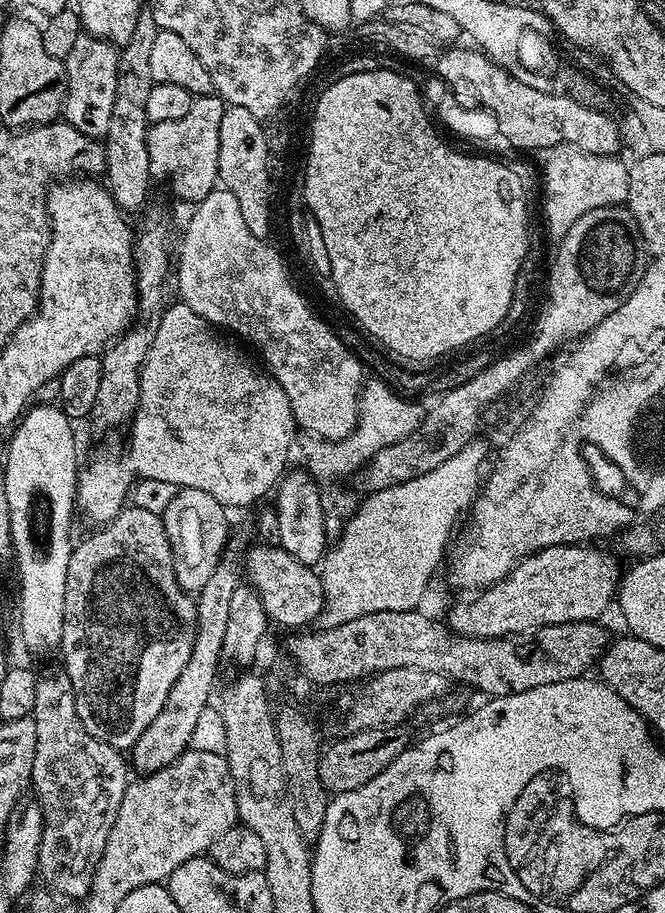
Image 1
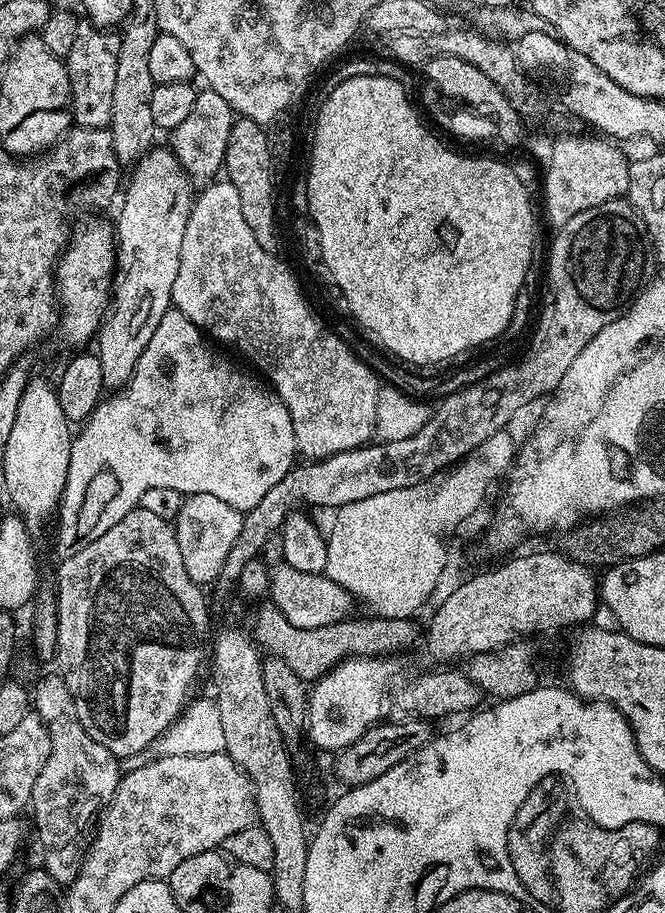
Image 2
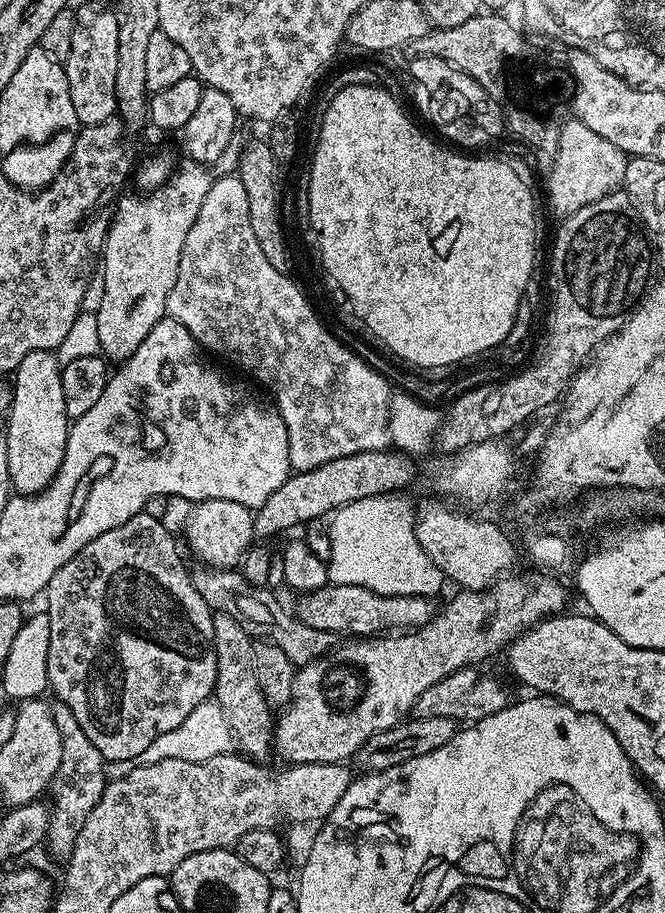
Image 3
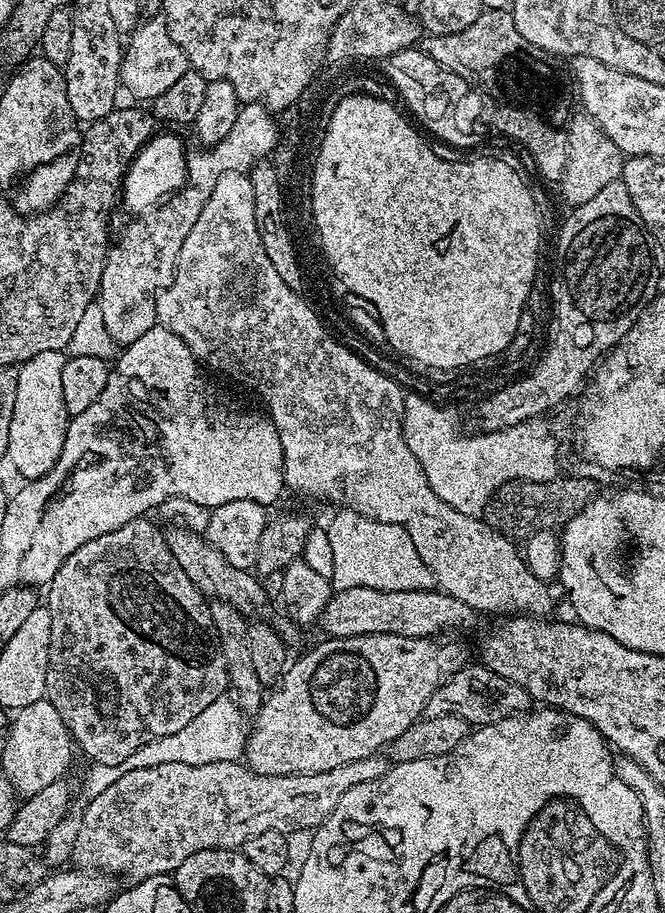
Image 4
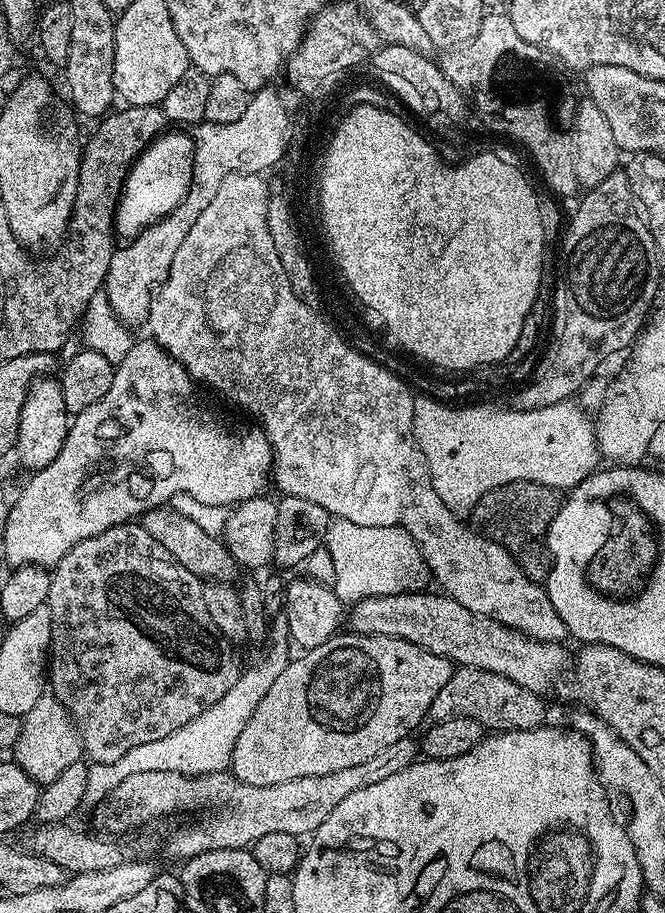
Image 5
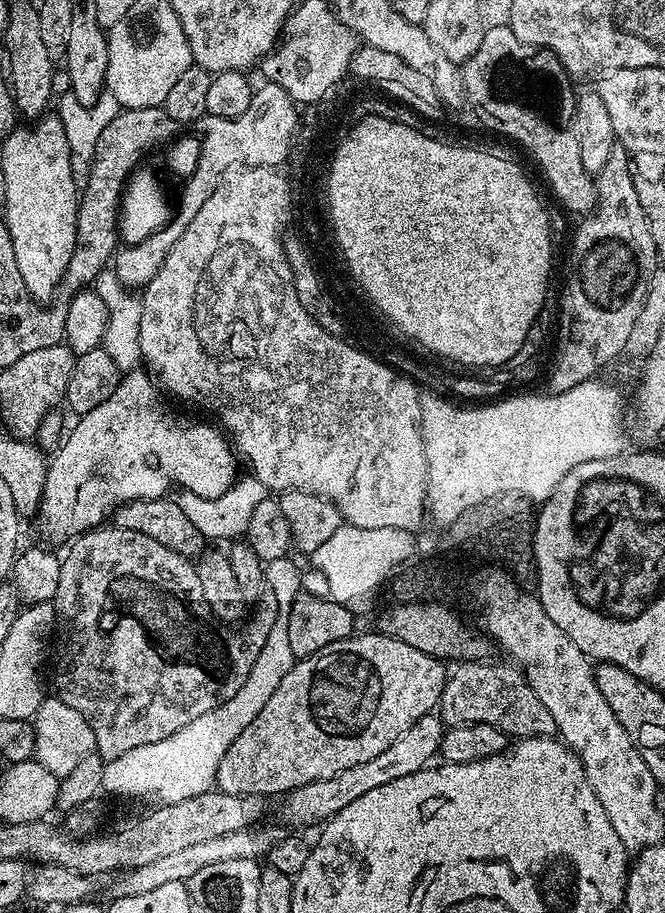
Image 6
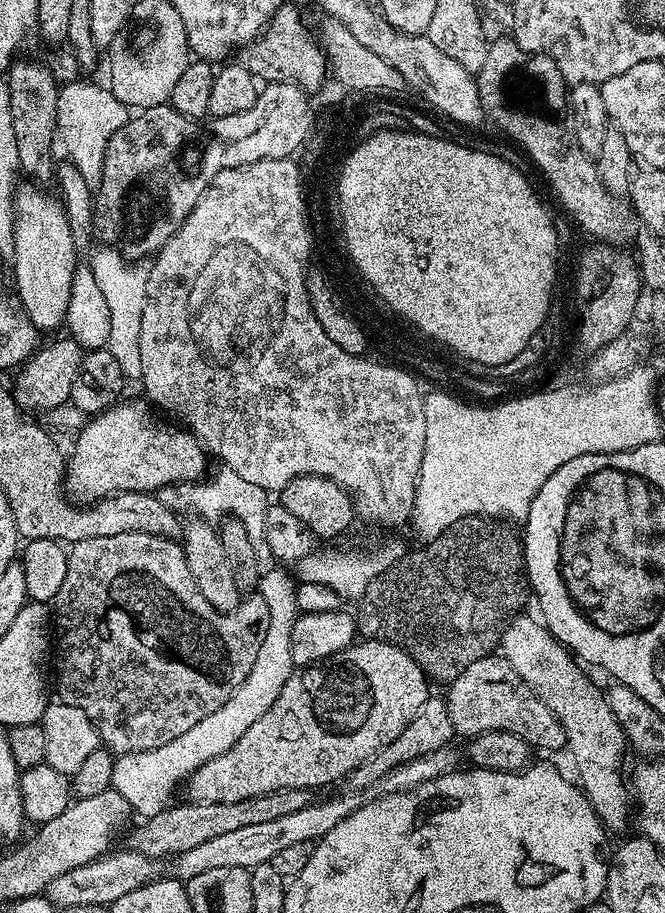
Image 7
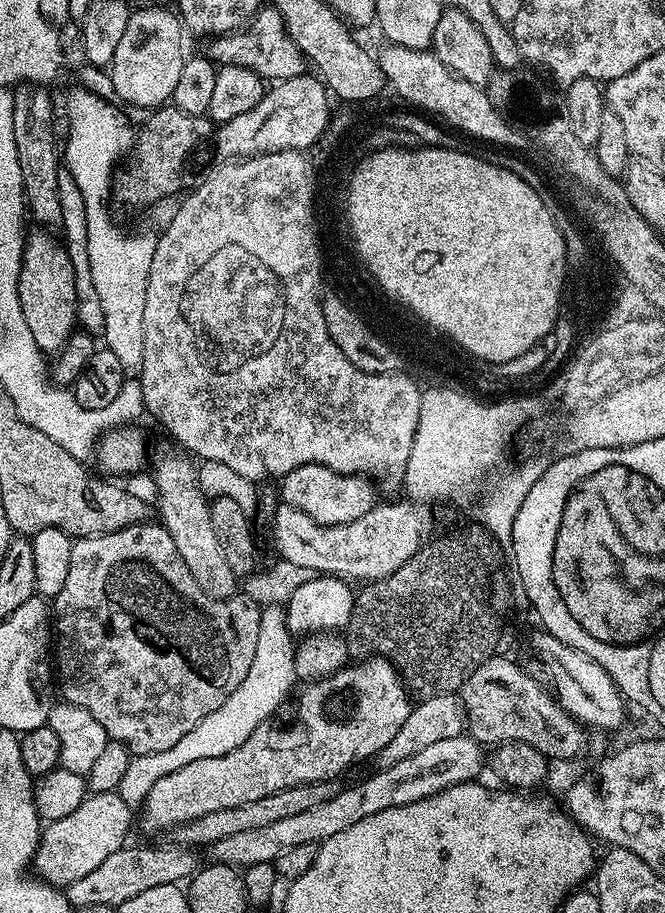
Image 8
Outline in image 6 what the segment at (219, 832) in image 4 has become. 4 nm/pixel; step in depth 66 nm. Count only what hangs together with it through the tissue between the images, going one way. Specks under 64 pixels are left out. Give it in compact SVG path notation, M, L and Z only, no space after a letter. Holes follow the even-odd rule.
M429 714L418 718L406 734L399 736L382 754L370 758L370 762L358 762L358 766L350 766L350 770L342 770L334 774L334 778L322 778L318 782L310 782L292 789L287 793L288 805L284 808L284 816L292 824L323 825L338 810L350 806L354 798L362 798L378 786L386 786L386 782L394 782L394 778L406 778L406 774L414 774L418 770L429 767L437 759L440 742L444 737L446 725L439 715Z

